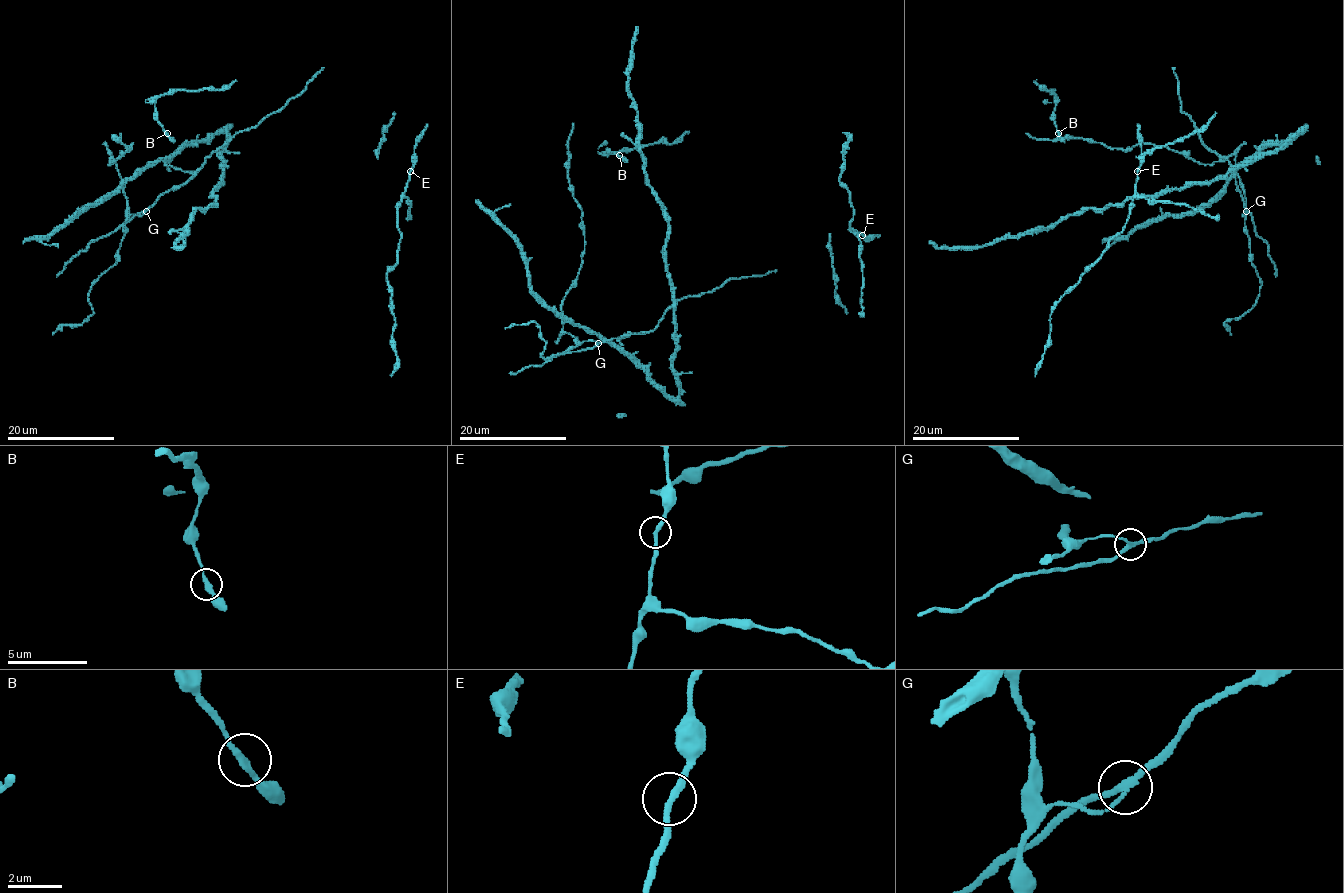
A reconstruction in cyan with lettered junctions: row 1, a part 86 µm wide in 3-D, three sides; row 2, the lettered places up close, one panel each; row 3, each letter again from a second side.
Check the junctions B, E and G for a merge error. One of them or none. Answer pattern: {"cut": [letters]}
{"cut": ["G"]}

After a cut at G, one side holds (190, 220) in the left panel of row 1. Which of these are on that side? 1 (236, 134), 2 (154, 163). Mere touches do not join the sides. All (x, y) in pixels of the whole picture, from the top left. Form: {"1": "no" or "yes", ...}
{"1": "no", "2": "yes"}

